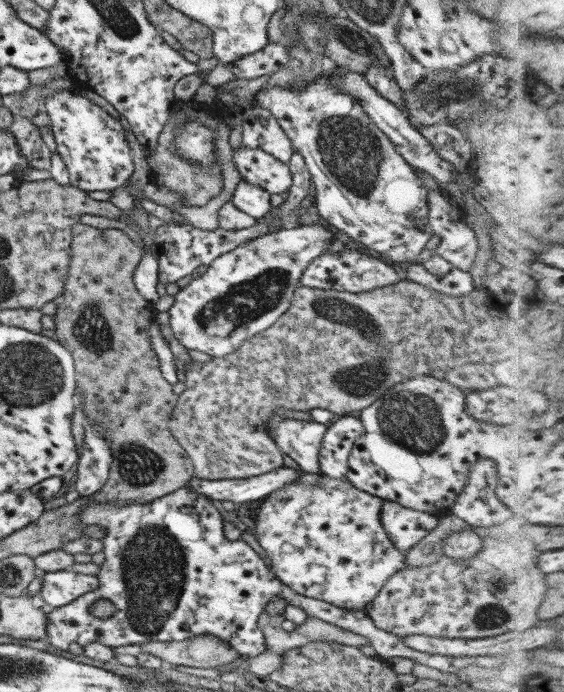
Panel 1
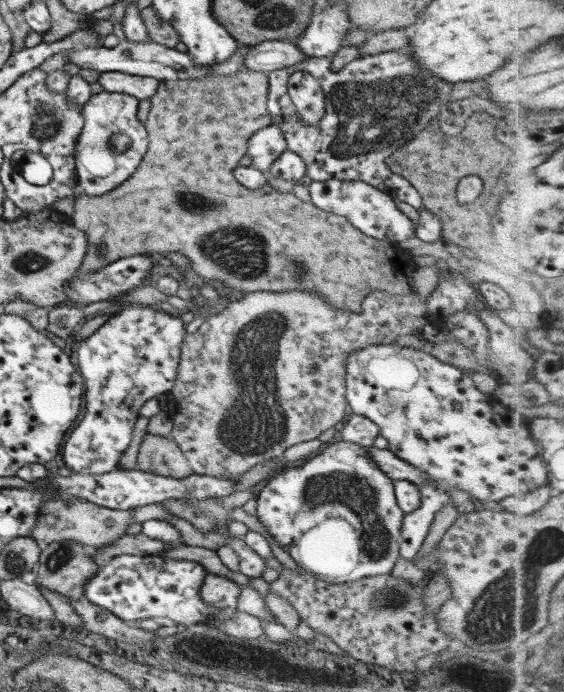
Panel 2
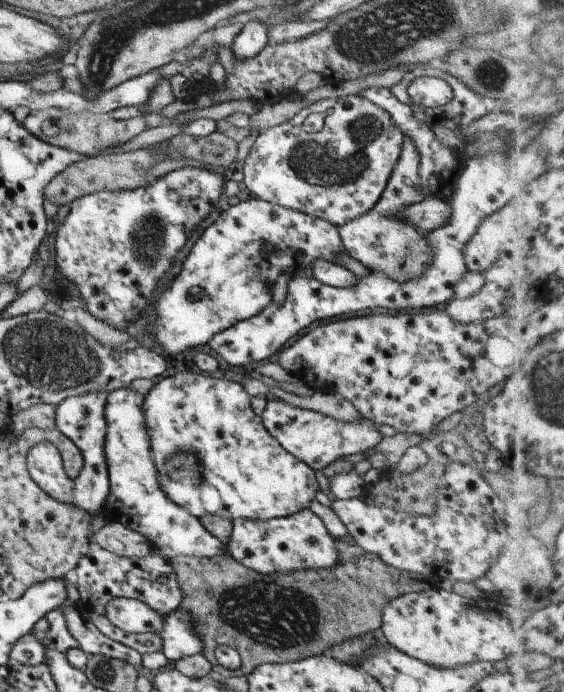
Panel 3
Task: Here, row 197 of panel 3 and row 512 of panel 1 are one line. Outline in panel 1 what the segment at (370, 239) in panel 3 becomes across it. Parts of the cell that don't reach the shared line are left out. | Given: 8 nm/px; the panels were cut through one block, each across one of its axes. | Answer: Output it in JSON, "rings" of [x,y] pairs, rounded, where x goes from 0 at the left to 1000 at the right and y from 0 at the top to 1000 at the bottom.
{"rings":[[[679,724],[672,749],[697,790],[715,796],[715,801],[771,763],[777,750],[761,741],[729,737],[693,724]]]}

